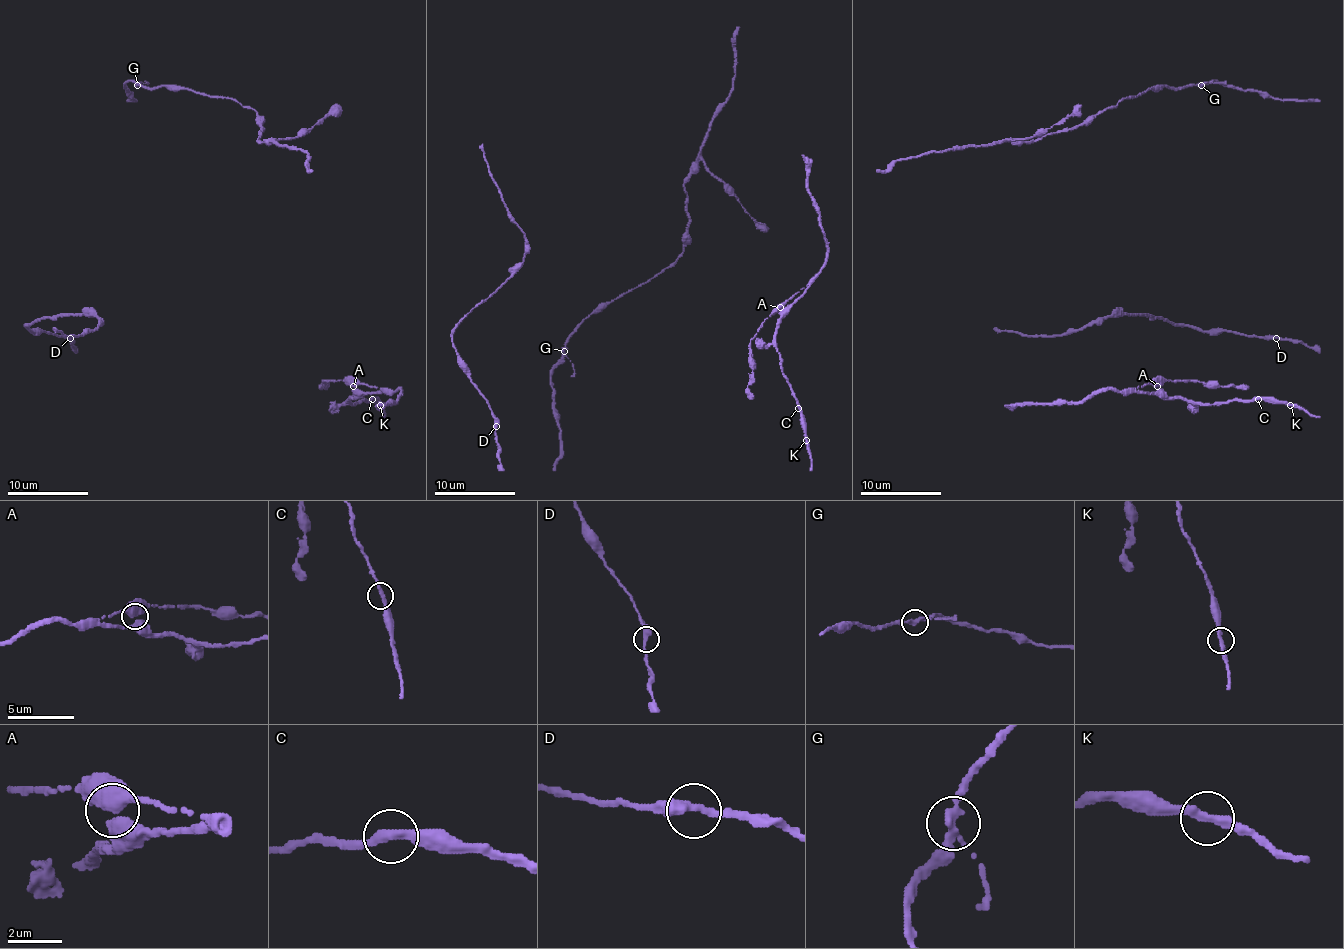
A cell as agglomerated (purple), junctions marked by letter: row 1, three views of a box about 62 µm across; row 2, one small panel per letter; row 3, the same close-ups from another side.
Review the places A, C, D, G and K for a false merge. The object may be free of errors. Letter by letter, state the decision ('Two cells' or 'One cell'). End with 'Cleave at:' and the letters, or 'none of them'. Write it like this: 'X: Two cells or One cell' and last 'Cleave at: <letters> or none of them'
A: One cell
C: One cell
D: One cell
G: One cell
K: One cell
Cleave at: none of them

